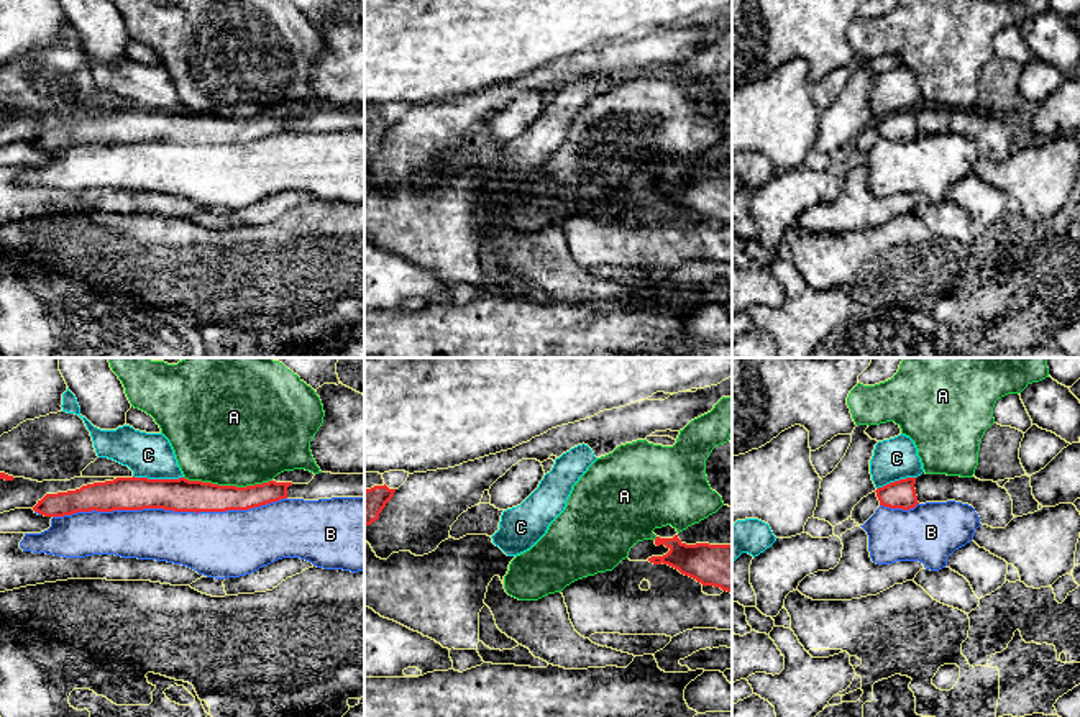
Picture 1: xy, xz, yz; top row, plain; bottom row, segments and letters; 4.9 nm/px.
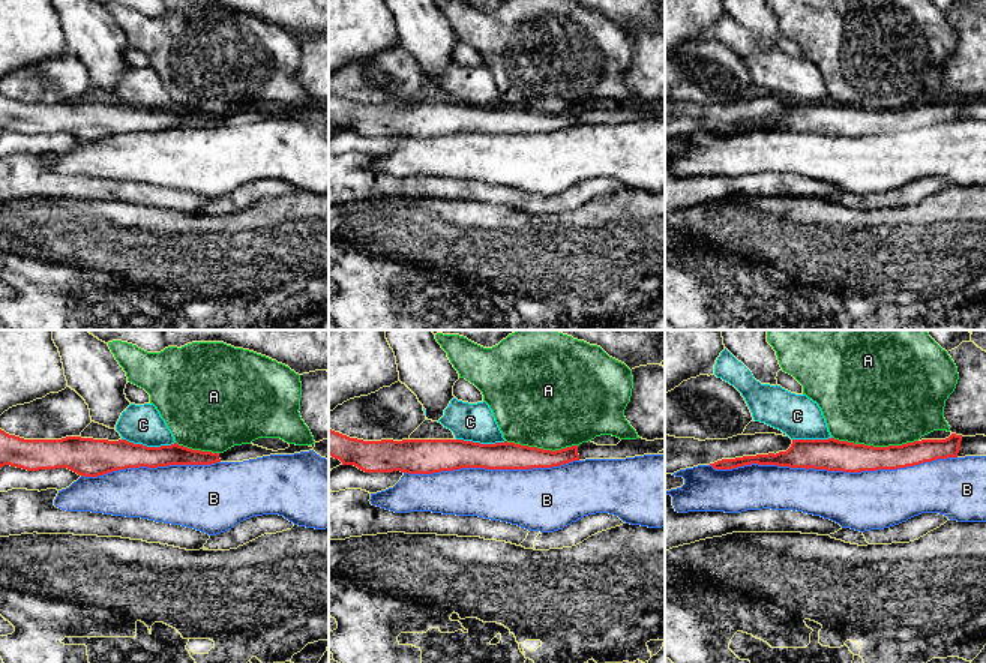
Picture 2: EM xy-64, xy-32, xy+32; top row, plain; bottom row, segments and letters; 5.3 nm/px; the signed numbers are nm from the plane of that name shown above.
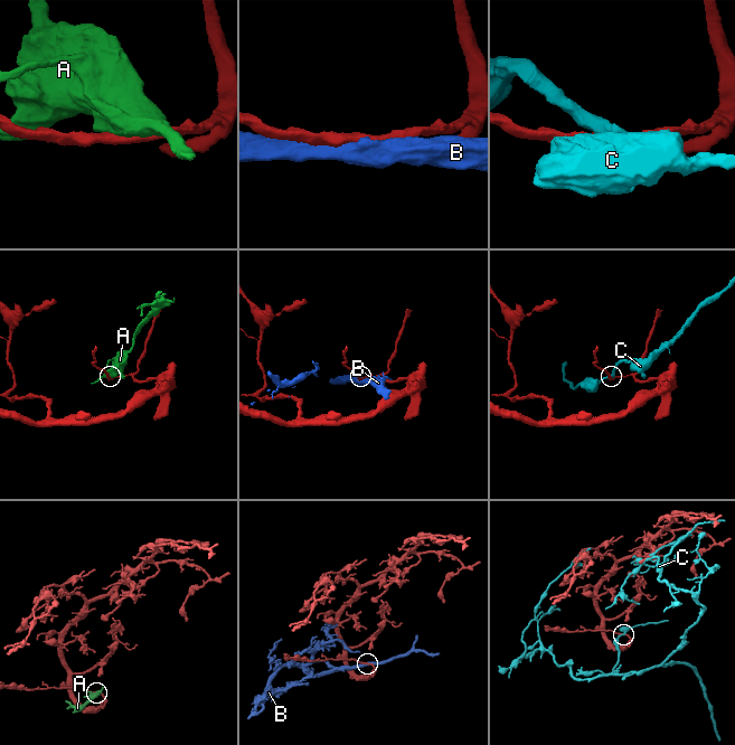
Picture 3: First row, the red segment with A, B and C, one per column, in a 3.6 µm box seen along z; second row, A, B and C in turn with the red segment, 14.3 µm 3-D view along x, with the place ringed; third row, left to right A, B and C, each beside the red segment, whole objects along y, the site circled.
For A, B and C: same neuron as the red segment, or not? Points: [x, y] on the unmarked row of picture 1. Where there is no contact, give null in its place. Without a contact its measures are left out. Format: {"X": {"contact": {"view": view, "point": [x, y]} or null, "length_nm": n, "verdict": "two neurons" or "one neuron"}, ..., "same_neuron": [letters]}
{"A": {"contact": {"view": "xy", "point": [228, 118]}, "length_nm": 440, "verdict": "two neurons"}, "B": {"contact": {"view": "xy", "point": [169, 141]}, "length_nm": 1150, "verdict": "two neurons"}, "C": {"contact": {"view": "xy", "point": [158, 112]}, "length_nm": 240, "verdict": "two neurons"}, "same_neuron": []}

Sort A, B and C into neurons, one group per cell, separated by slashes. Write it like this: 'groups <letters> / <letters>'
groups A / B / C

